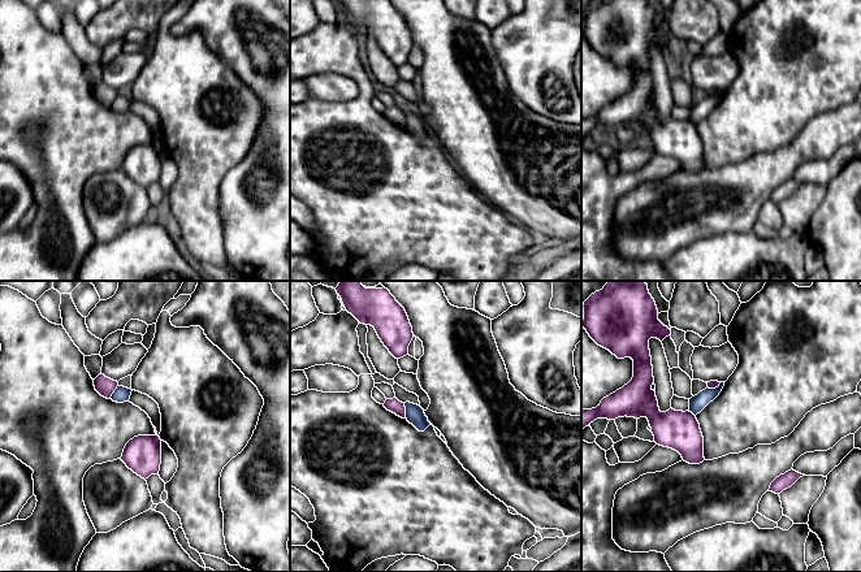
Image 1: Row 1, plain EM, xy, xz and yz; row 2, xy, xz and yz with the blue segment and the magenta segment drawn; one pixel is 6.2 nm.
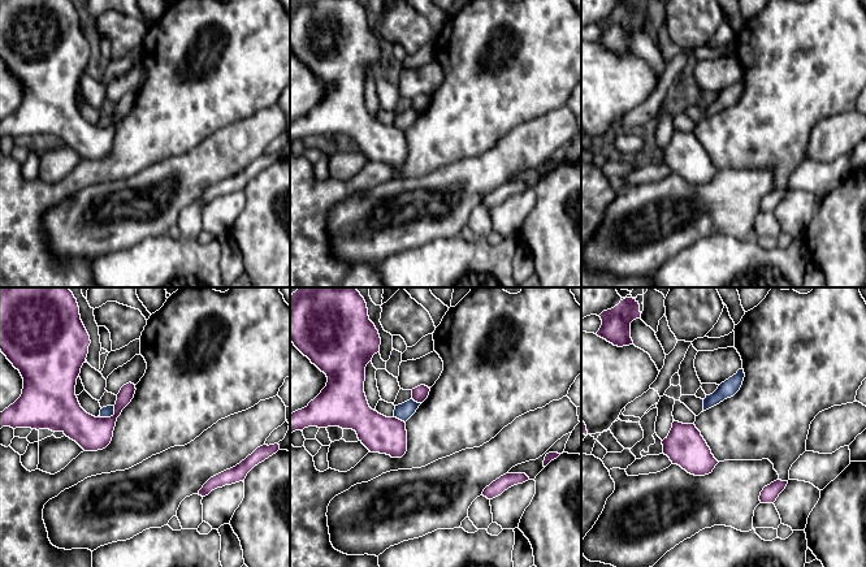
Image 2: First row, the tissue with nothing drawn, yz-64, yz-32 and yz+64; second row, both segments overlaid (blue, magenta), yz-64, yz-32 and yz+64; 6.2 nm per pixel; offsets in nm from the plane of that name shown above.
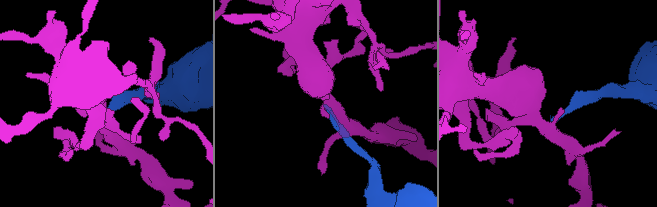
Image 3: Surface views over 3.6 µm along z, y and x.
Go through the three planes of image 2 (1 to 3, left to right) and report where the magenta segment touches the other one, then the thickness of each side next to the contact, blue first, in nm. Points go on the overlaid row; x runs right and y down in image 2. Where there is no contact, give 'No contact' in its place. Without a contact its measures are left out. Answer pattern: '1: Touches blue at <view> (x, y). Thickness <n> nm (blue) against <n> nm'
1: Touches blue at yz-64 (111, 415). Thickness 70 nm (blue) against 220 nm
2: Touches blue at yz-32 (399, 419). Thickness 100 nm (blue) against 220 nm
3: No contact

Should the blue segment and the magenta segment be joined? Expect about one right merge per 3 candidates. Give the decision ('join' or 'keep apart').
keep apart

